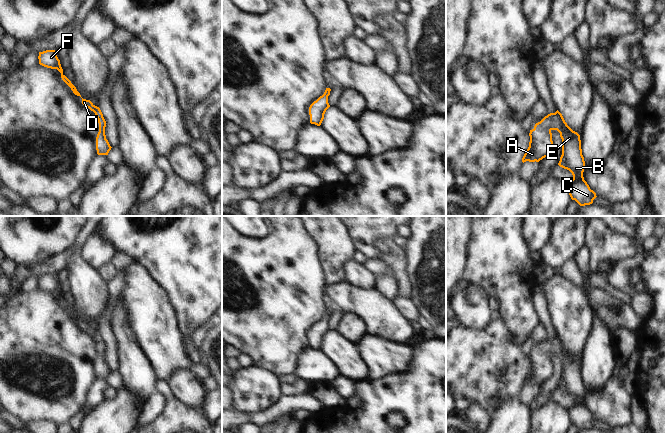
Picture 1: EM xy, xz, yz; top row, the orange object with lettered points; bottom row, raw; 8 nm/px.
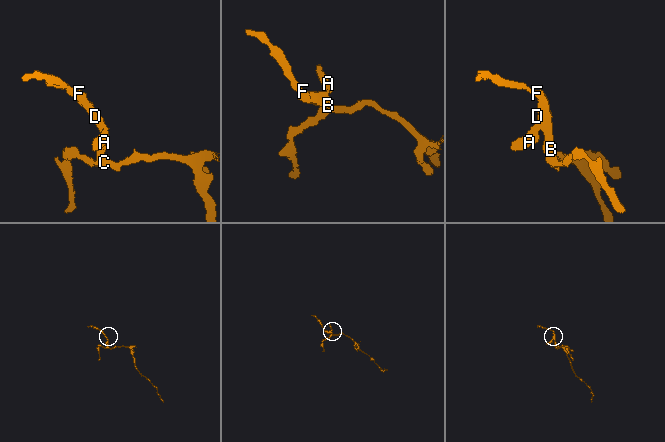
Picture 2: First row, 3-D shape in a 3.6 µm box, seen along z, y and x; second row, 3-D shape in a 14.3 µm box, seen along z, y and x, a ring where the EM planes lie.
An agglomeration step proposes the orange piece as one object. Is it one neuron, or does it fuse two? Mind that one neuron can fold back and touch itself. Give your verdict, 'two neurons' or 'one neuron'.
one neuron

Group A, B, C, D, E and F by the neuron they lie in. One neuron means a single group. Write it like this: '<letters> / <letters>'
A B C D E F

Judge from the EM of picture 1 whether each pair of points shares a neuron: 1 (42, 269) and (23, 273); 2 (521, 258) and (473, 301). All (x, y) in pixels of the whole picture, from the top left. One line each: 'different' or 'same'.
1: same
2: different

